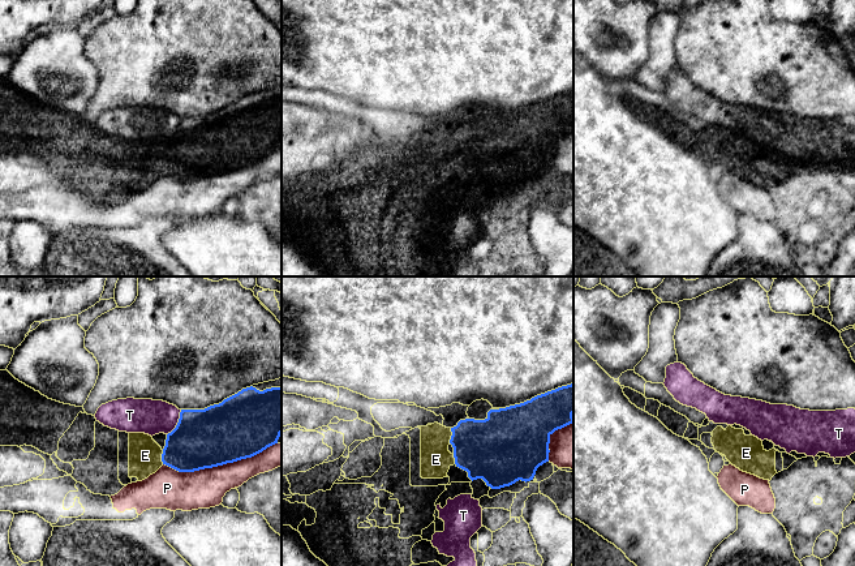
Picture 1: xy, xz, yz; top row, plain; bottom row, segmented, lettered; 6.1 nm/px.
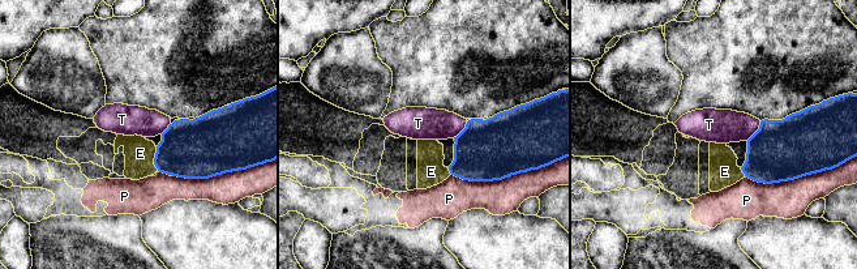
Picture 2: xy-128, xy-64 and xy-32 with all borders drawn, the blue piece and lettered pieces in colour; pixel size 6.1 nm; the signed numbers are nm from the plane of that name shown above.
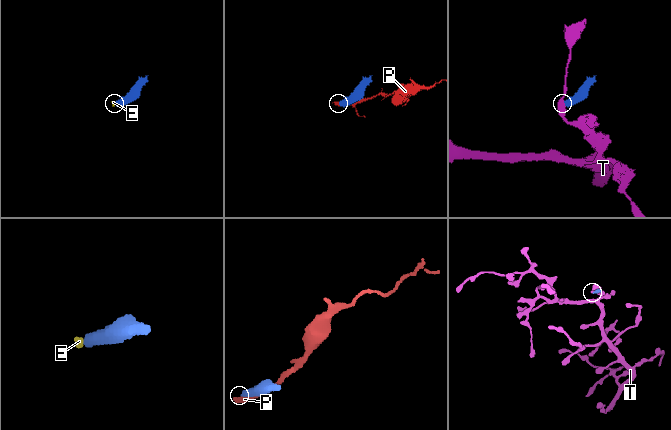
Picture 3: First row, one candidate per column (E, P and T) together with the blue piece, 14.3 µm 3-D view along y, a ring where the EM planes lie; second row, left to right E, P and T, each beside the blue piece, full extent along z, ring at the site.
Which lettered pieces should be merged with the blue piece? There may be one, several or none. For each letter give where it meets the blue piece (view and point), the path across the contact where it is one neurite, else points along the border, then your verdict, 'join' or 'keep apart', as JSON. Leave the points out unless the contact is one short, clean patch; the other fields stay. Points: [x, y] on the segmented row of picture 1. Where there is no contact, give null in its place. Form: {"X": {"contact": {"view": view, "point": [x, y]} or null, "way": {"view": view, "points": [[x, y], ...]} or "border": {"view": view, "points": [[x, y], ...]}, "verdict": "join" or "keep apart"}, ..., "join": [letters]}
{"E": {"contact": {"view": "xz", "point": [451, 436]}, "way": {"view": "xz", "points": [[489, 449], [471, 438], [451, 436], [435, 451], [435, 459]]}, "verdict": "join"}, "P": {"contact": {"view": "xy", "point": [219, 464]}, "verdict": "keep apart"}, "T": {"contact": {"view": "xy", "point": [177, 423]}, "border": {"view": "xy", "points": [[181, 410], [177, 424], [167, 434]]}, "verdict": "keep apart"}, "join": ["E"]}

